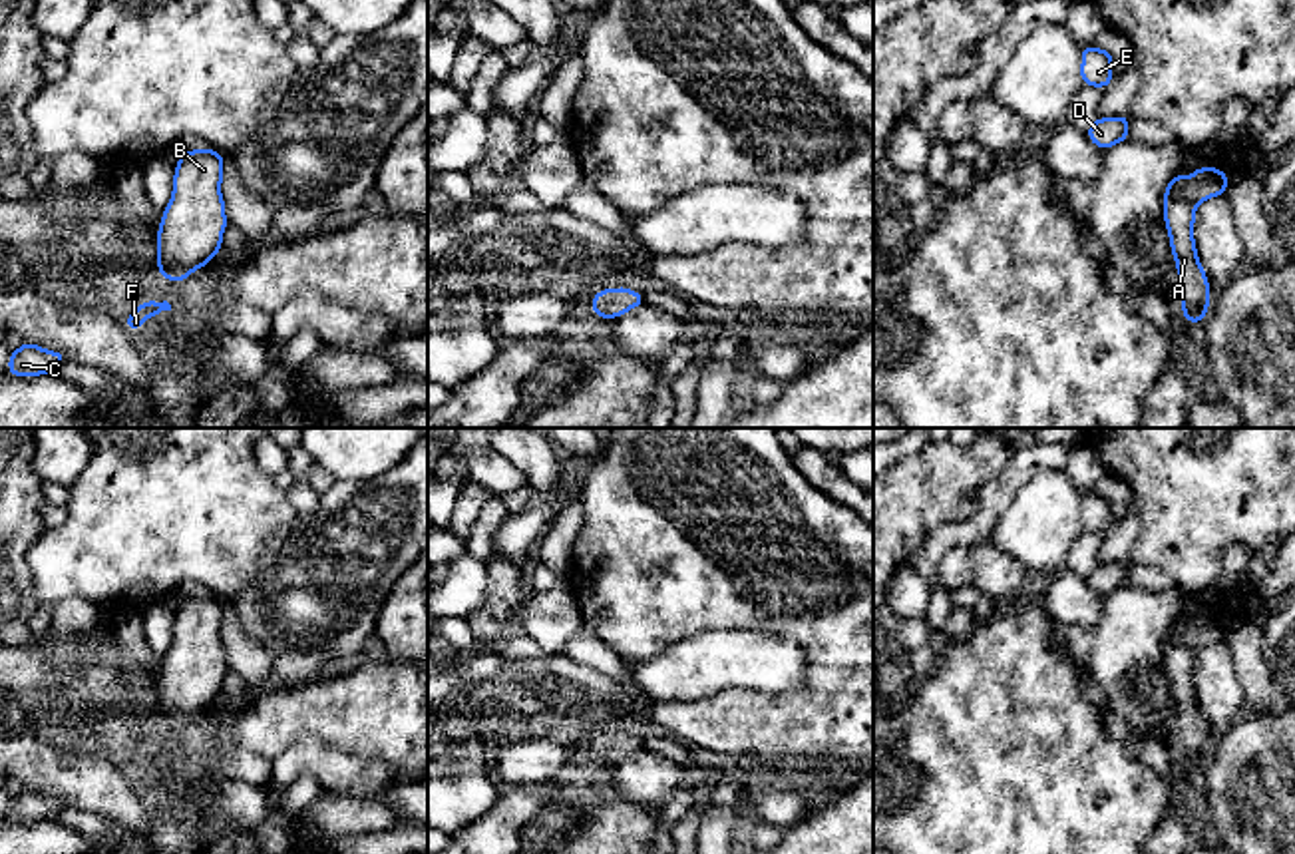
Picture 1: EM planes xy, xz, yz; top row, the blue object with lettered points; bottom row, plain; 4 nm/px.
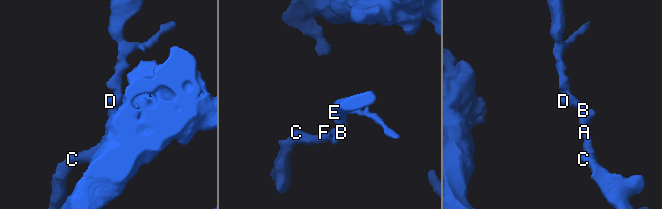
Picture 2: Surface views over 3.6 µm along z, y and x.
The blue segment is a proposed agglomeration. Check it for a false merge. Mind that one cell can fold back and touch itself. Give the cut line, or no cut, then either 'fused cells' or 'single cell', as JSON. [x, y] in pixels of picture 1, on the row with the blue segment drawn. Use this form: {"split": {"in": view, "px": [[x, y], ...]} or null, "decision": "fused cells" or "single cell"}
{"split": null, "decision": "single cell"}

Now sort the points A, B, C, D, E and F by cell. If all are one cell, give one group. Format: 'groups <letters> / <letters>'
groups A B C D E F

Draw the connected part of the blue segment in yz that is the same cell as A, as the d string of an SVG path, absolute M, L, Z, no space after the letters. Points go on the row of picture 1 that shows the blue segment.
M1200 167L1190 177L1180 177L1176 171L1164 193L1166 229L1182 281L1182 315L1196 326L1205 317L1211 301L1207 275L1194 243L1196 207L1200 201L1223 195L1227 181L1229 177L1219 167Z

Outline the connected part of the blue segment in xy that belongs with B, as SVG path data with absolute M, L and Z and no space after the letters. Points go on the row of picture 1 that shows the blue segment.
M215 149L181 151L175 165L173 195L157 231L159 279L183 283L221 251L229 225L221 197L223 153Z

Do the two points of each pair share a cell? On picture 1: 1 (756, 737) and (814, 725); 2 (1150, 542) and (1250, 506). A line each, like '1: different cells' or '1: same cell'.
1: same cell
2: same cell

